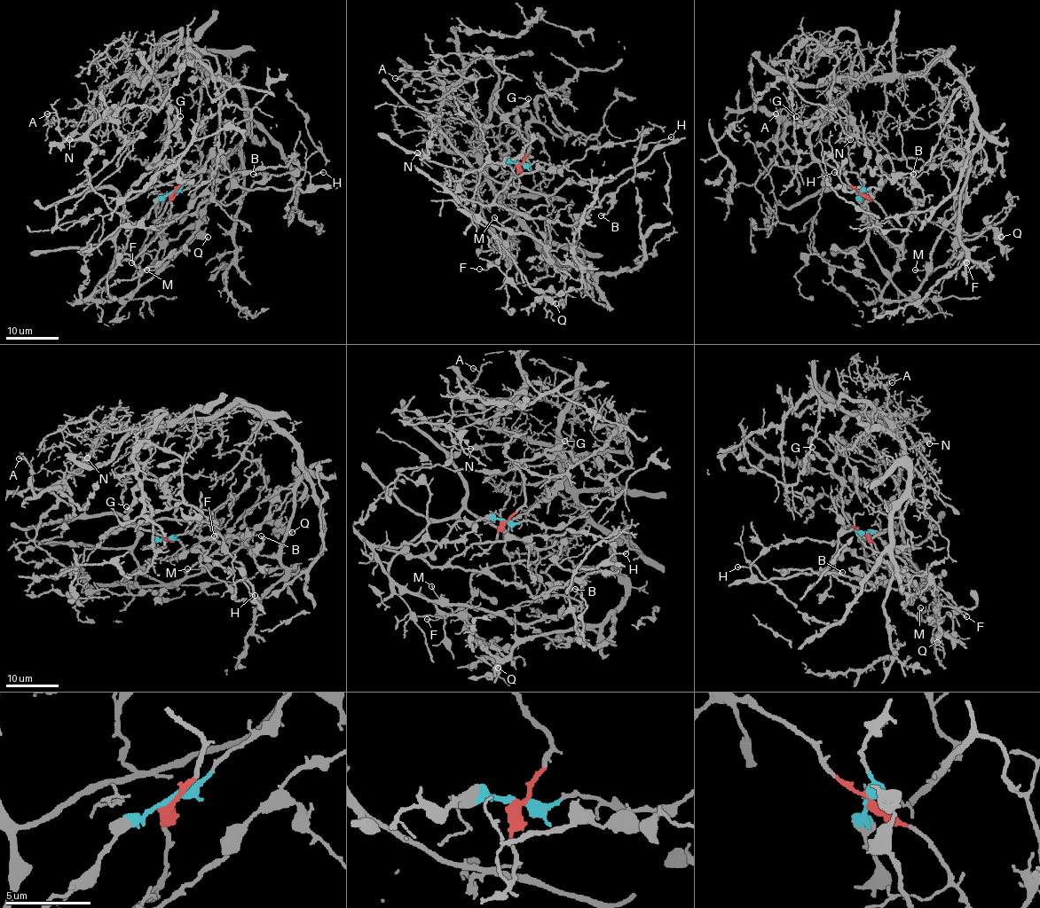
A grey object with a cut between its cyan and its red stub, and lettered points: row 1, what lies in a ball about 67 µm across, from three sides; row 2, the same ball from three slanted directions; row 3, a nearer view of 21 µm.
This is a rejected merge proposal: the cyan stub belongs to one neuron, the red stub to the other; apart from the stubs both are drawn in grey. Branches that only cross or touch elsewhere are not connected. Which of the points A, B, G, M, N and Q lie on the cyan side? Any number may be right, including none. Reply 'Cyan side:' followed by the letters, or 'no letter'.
Cyan side: B, M, Q

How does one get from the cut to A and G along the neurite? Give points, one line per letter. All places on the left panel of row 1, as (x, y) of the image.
A: (172, 192), (182, 174), (161, 160), (169, 105), (153, 54), (94, 99), (82, 136), (66, 140), (47, 113)
G: (172, 192), (179, 184), (182, 174), (163, 162), (161, 157), (169, 133), (180, 116)

